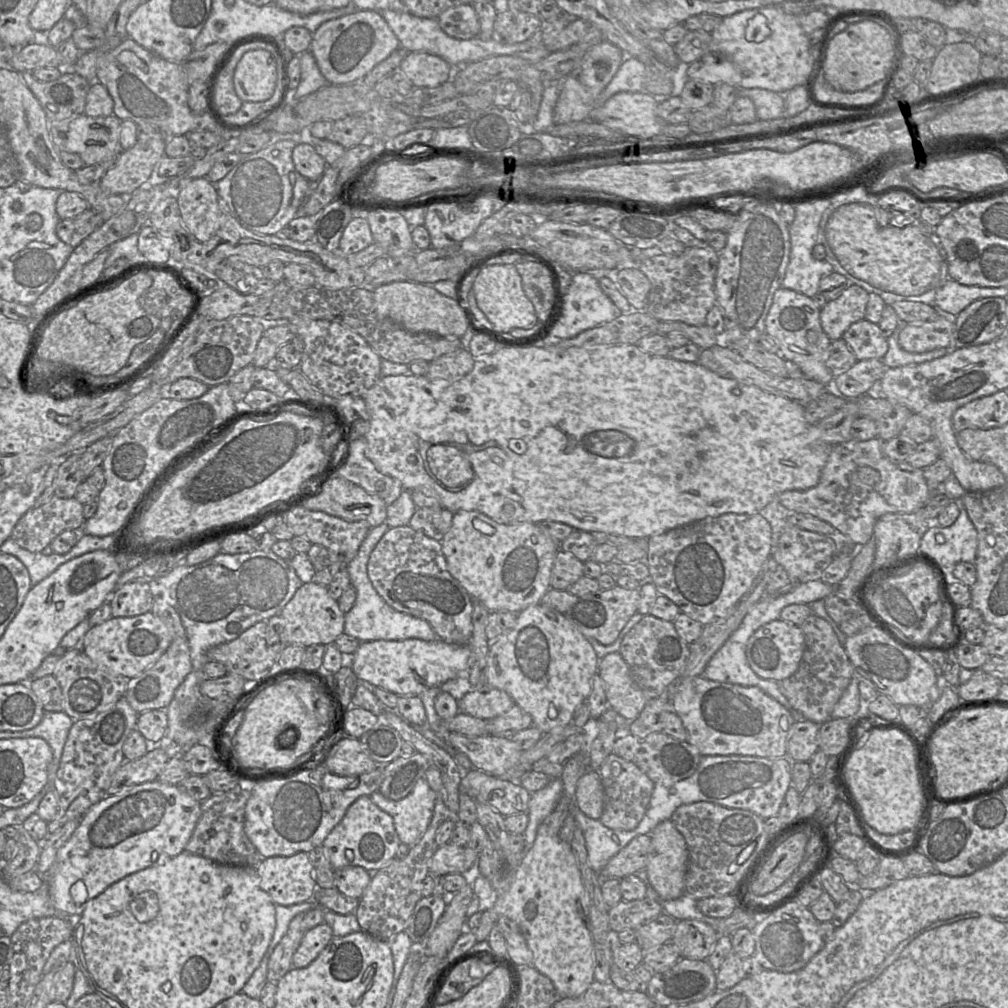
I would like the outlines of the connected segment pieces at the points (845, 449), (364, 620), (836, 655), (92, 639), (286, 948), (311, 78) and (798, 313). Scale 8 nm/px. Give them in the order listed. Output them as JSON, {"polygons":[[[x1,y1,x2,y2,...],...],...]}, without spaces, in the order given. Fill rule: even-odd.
{"polygons":[[[876,437,833,445,816,486,807,490,784,491,776,497,777,500,789,510,809,514,831,524,856,545,866,544,873,536,874,525,879,517,886,513,916,512,931,497,922,469,904,461,889,459,882,452,882,444,883,441],[860,466,877,470,880,481,874,485,862,482,857,475]],[[386,523,371,527,367,536,361,543,356,556,352,560,345,562,344,567,350,575,351,584,357,590,357,598,354,606,345,613,344,634,355,637,361,642,405,639,435,641,439,638,427,621,399,612,389,606,377,593,368,578,367,563,370,554,388,529,389,526]],[[811,614,800,625,805,637,805,649,797,671,790,677,778,681,781,691,804,719,822,725,831,719,831,713,852,677,854,666,834,629,825,619]],[[151,611,132,617,111,617,91,627,83,638,83,652,99,666,134,678,153,665,171,643,165,623]],[[304,913,296,915,290,922,268,962,267,981,277,982,291,969,292,958,305,934,302,929]],[[309,50,297,55,300,57,300,83,297,89,291,90,286,105,295,105,302,98,328,84]],[[779,288,774,294,765,327,765,332,776,339,780,354,786,361,798,366,804,377,832,387,835,374,826,366,831,339,822,329,820,309,812,298,791,289]]]}

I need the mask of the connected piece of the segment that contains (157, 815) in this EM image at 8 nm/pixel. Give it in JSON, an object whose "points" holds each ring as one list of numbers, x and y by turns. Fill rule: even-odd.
{"points":[[159,780,134,785,116,795,102,798,83,815,79,826,59,850,53,867,44,877,44,881,49,883,54,907,62,913,81,916,88,902,113,883,186,851,186,845,200,816,200,801,192,798,178,786]]}

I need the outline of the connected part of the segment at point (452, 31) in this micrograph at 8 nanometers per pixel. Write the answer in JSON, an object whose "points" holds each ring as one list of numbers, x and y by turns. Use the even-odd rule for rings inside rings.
{"points":[[470,4,446,9,438,16,437,21,448,36,456,39,467,40,480,35,479,18]]}

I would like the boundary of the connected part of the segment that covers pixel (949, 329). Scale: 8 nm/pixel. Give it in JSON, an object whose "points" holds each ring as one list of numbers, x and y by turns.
{"points":[[939,308,934,309,936,309,938,316,940,316,935,321,908,323,908,325,904,326,901,330,899,334,899,344,905,351,910,353,925,353,937,348,946,348,950,346,956,316,942,311]]}

